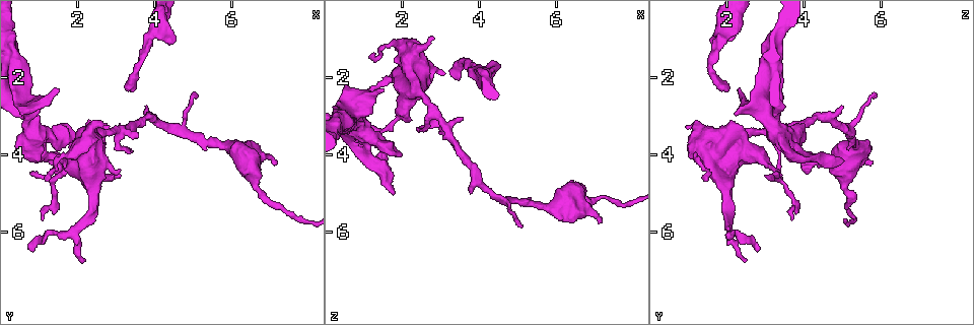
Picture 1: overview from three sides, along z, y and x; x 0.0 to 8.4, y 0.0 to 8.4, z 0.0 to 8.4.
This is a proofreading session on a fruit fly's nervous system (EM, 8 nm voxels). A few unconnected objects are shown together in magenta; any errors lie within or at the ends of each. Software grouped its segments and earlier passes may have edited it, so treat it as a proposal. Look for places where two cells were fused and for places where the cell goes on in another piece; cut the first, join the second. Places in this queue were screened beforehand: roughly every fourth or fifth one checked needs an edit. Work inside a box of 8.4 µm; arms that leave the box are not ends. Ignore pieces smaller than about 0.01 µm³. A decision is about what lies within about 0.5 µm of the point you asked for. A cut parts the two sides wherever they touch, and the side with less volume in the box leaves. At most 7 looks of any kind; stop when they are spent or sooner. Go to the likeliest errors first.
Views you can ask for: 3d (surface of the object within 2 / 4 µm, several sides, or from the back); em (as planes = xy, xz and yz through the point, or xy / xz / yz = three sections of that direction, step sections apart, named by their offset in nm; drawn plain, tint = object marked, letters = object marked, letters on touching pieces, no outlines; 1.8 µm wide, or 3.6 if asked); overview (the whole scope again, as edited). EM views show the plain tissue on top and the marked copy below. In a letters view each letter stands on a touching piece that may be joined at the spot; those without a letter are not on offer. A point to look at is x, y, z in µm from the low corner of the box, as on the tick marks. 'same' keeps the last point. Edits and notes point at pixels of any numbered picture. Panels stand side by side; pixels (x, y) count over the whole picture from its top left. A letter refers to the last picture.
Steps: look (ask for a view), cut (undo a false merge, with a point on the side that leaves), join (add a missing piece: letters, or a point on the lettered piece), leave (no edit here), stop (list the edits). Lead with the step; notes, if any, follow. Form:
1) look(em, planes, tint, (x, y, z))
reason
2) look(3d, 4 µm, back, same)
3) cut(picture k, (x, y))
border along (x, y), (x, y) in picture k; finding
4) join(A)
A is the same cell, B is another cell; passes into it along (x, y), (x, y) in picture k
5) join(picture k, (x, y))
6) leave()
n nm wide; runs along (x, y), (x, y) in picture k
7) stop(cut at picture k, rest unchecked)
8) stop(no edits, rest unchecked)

look(em, planes, letters, (4.25, 0.95, 2.20))
branch stops here

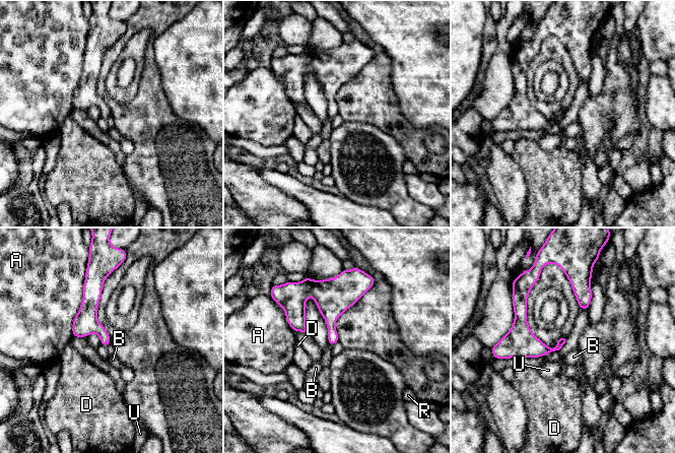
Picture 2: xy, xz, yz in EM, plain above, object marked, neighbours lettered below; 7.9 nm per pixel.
leave()
A touches over 500 nm; A, B, D, R and U are other cells; runs along (98, 281), (90, 321), (106, 343) in picture 2; no lettered piece goes on from it

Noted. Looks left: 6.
look(em, 3.6 µm, planes, letters, (1.35, 4.40, 4.00))
free end

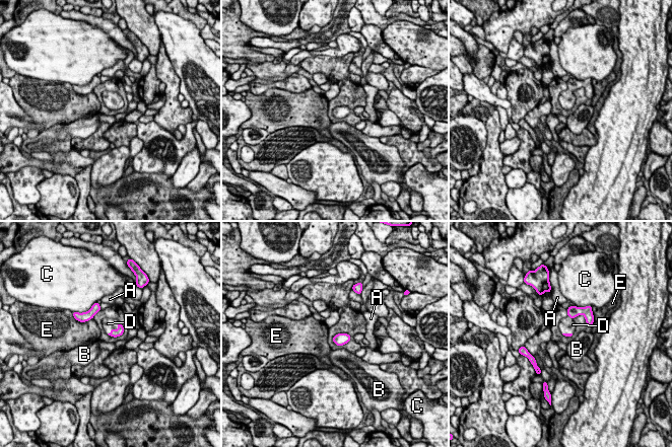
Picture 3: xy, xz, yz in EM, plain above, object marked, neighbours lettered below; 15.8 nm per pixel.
join(D)
C touches over 340 nm; D is the same cell, A, B, C and E are other cells; passes into it along (114, 332), (115, 329), (108, 323) in picture 3; it goes on there

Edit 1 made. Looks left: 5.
look(overview)
see it whole again

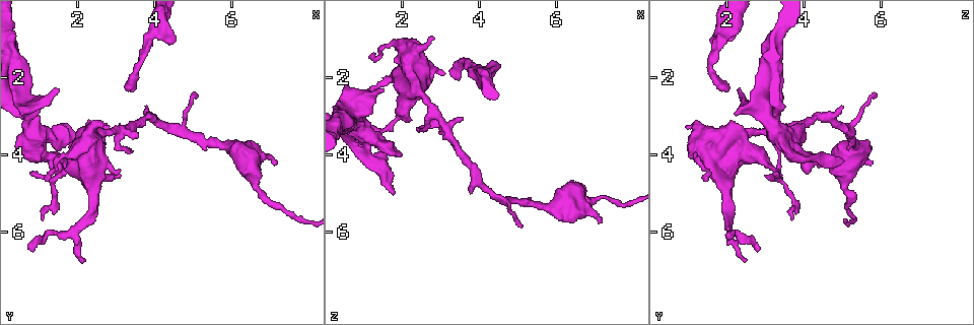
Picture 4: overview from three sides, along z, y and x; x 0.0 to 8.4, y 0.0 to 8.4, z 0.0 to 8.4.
look(em, planes, letters, (0.70, 2.65, 2.95))
thick turns thin

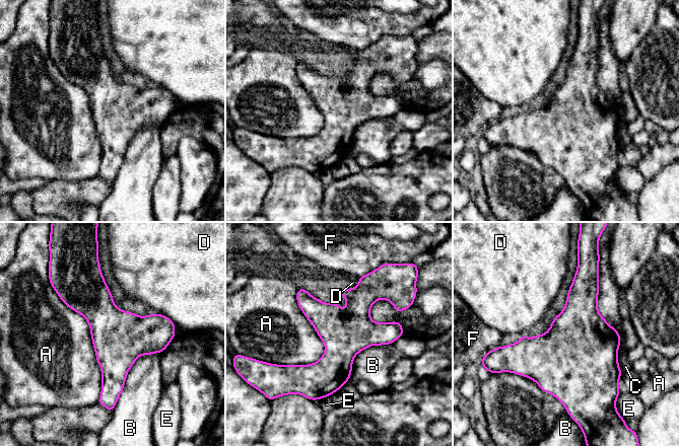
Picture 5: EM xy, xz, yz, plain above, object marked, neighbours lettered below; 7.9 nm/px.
leave()
380 nm wide; A, B, C, D, E and F are other cells; border along (297, 288), (324, 353), (274, 364) in picture 5; one cell here

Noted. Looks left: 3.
stop(join at picture 3, rest unchecked)

